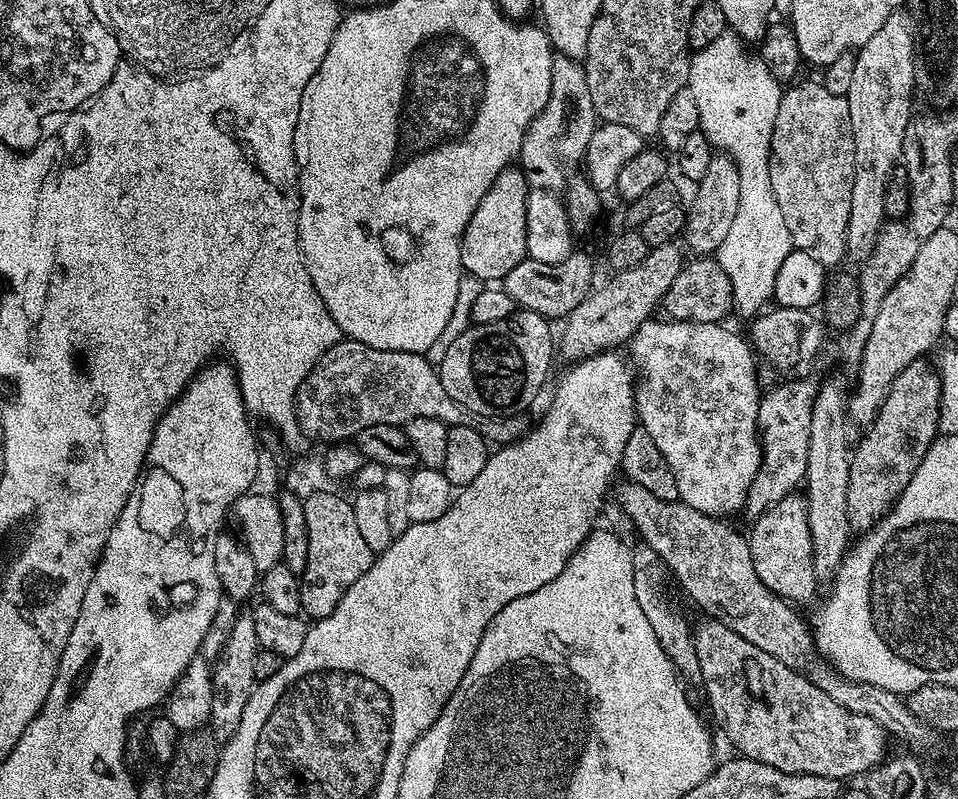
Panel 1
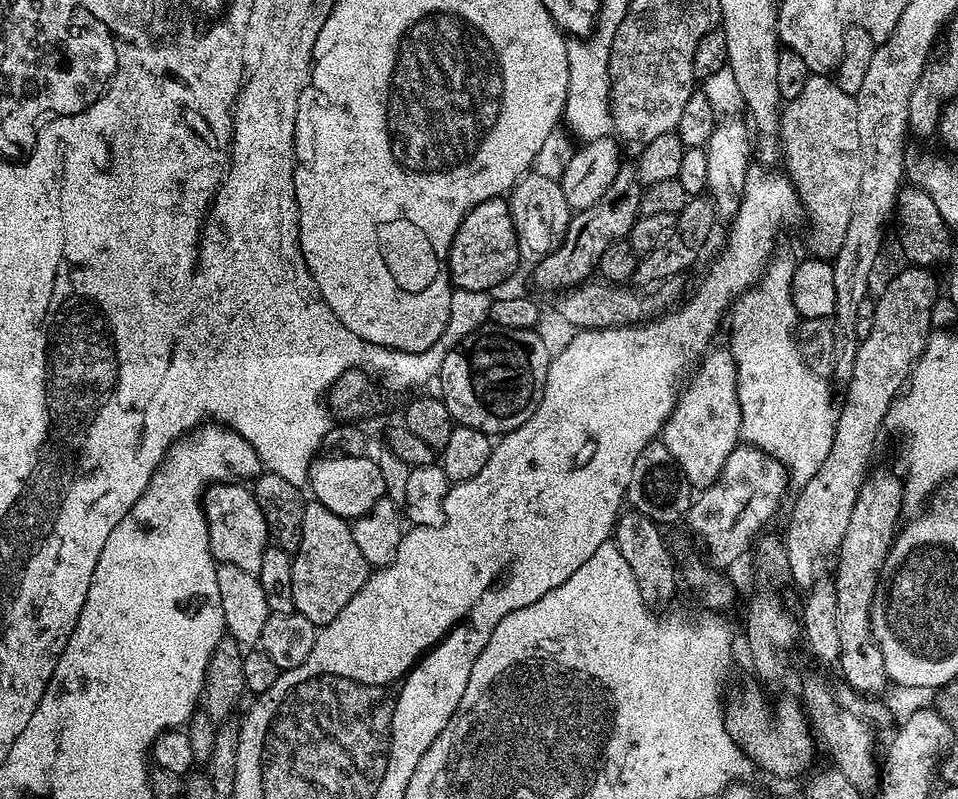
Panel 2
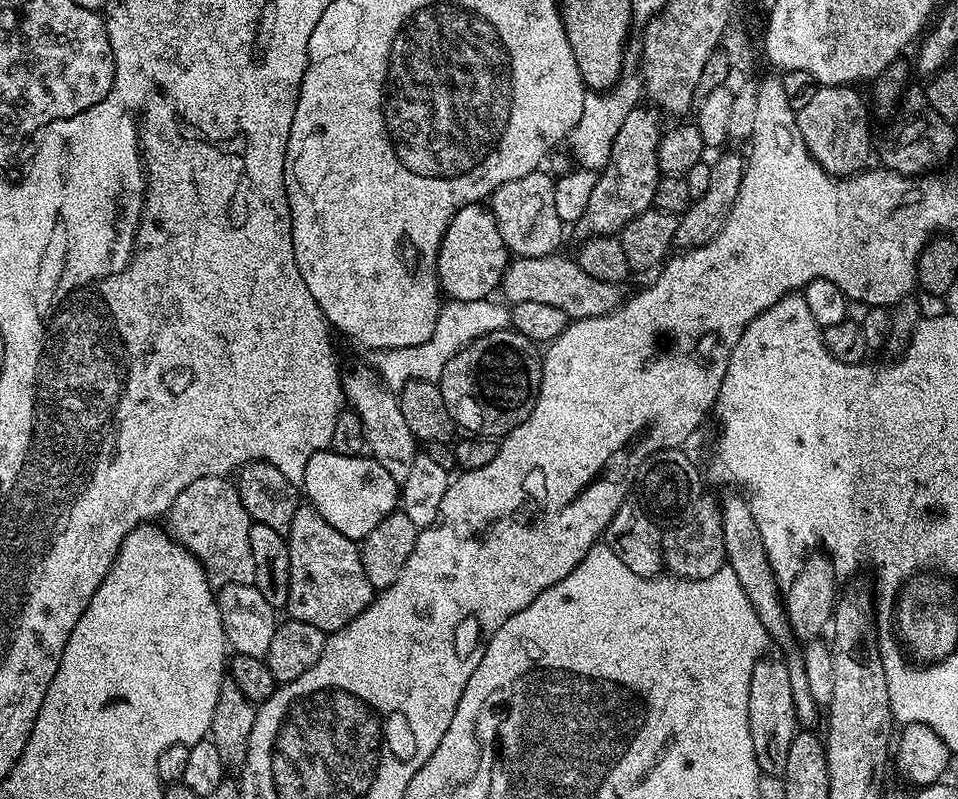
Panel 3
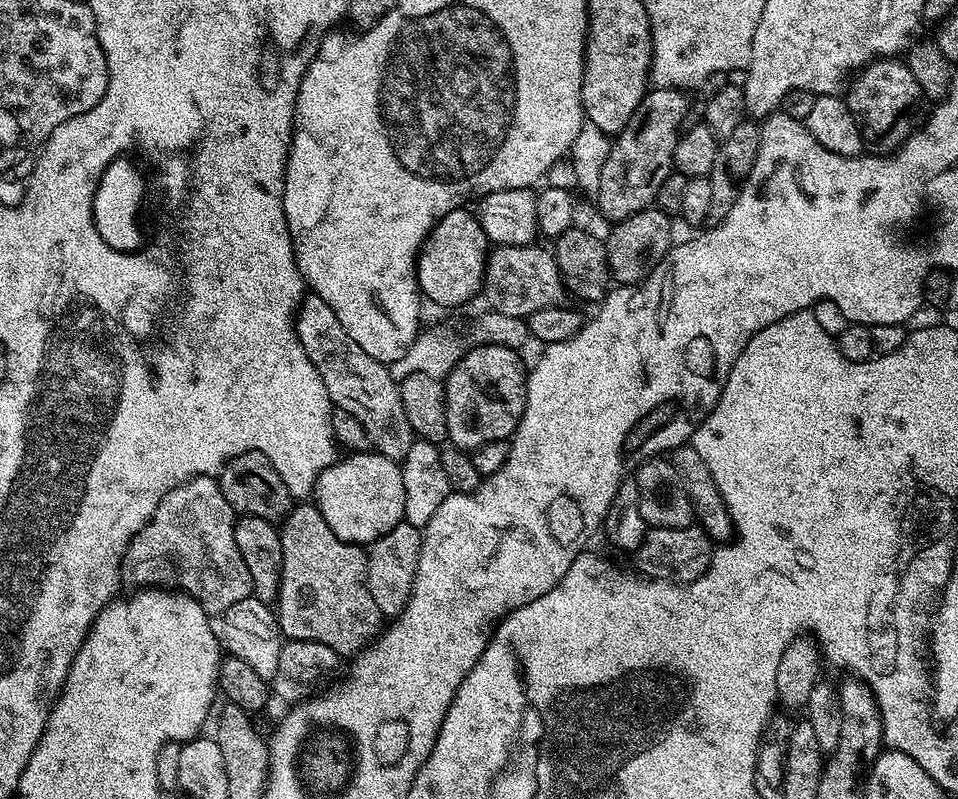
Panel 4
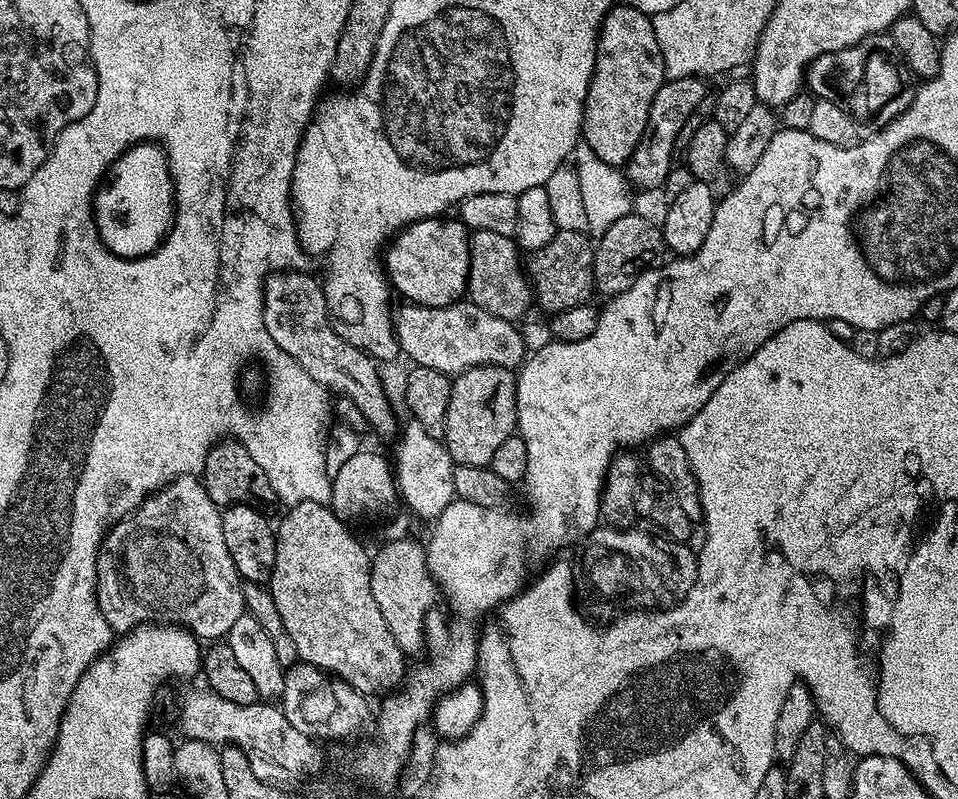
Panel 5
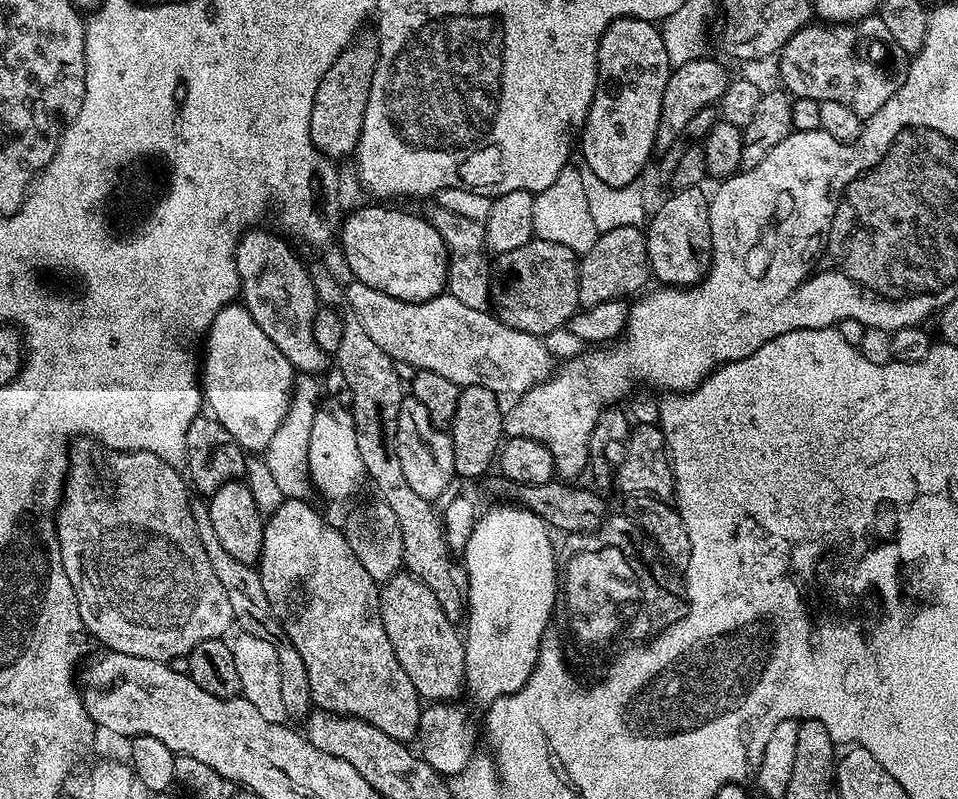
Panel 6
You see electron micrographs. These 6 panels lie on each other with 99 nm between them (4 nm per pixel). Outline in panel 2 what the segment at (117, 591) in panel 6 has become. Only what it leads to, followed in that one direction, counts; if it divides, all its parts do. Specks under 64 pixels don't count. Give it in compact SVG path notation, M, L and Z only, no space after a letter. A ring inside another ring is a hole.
M244 482L210 484L202 503L213 558L220 564L233 564L238 570L258 574L262 570L262 554L270 547L270 537L262 506L258 506L251 487Z

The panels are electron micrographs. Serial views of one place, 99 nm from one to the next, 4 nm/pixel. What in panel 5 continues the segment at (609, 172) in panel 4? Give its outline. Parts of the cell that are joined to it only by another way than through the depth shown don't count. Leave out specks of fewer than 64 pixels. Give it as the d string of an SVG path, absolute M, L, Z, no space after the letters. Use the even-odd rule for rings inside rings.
M699 76L678 78L677 80L665 79L664 84L654 94L654 102L650 106L650 118L646 122L646 130L634 150L630 154L626 165L626 177L629 185L640 188L659 189L666 182L667 175L674 167L674 158L677 152L674 148L675 135L686 124L687 118L693 114L705 94L705 81Z

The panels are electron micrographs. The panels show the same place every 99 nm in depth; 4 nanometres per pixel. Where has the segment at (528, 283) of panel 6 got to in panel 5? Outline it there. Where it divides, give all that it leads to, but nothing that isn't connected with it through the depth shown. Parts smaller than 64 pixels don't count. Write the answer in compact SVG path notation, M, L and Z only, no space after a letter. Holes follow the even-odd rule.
M557 230L554 238L546 242L546 246L535 249L531 253L532 261L527 261L526 275L534 293L534 304L538 309L555 314L562 310L570 310L579 304L589 303L593 295L592 267L596 249L593 241L584 232L574 230Z

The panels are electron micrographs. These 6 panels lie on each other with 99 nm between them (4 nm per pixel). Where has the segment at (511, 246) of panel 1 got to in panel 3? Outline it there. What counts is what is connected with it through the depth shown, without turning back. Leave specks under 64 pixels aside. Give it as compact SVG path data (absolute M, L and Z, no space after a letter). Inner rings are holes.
M483 203L466 206L462 210L458 210L458 214L454 214L436 255L436 276L440 280L441 293L448 300L461 300L462 302L489 299L493 295L492 291L495 288L497 291L501 287L504 272L509 263L510 253L506 242L502 242L502 234L498 234L498 226L491 207L485 206Z

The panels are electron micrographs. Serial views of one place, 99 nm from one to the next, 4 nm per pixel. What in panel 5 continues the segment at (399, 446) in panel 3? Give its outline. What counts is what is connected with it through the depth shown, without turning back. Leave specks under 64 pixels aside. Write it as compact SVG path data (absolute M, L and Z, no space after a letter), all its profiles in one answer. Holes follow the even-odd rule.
M276 270L264 282L264 325L274 338L274 342L314 382L327 388L329 393L348 396L362 410L368 419L369 429L388 436L395 433L396 416L392 413L392 404L384 393L384 384L380 381L377 361L367 356L361 348L355 348L349 340L338 336L328 323L327 302L319 279L307 276L297 270Z

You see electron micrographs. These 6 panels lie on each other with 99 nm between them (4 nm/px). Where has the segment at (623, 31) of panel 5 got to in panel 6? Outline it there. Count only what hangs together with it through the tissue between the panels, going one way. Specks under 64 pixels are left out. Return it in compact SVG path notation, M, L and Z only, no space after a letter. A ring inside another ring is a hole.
M623 16L610 22L606 34L602 34L596 63L596 89L584 126L578 133L578 152L584 155L583 167L598 174L606 186L624 188L628 184L637 183L652 152L657 151L656 135L662 114L662 90L666 90L666 82L672 70L670 58L666 58L666 42L662 42L660 28L653 21Z

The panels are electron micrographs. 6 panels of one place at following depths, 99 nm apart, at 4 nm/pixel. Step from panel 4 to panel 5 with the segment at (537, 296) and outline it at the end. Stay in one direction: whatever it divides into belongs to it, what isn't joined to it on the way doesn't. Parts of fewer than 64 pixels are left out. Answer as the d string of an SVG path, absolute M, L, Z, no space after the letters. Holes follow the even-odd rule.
M475 229L470 236L467 299L503 320L516 322L527 317L528 307L531 309L534 304L534 293L522 260L520 264L520 255L521 249L513 237L494 234L494 230Z

